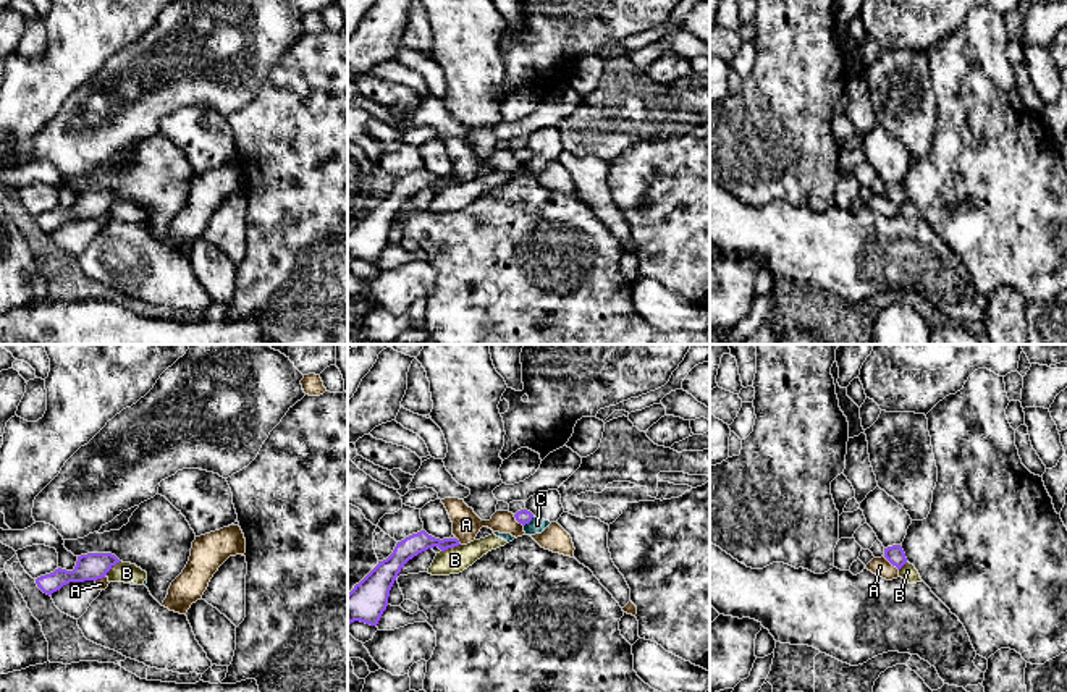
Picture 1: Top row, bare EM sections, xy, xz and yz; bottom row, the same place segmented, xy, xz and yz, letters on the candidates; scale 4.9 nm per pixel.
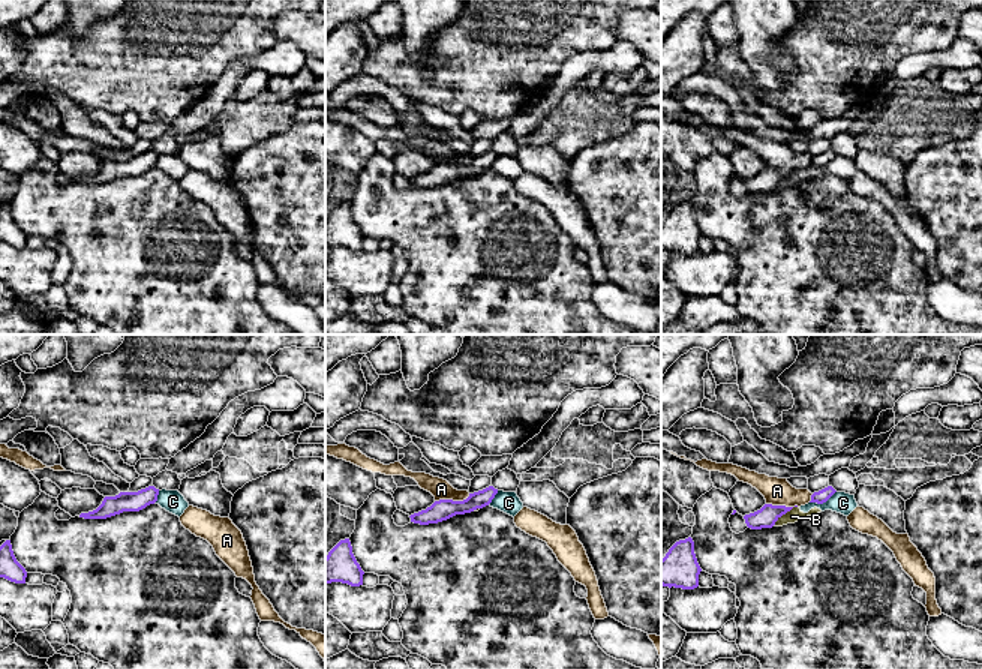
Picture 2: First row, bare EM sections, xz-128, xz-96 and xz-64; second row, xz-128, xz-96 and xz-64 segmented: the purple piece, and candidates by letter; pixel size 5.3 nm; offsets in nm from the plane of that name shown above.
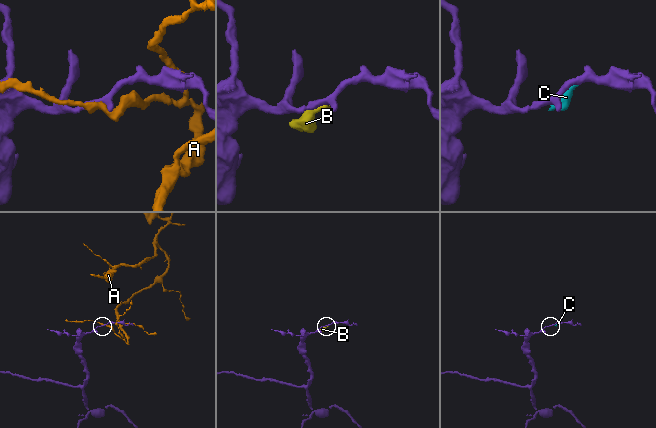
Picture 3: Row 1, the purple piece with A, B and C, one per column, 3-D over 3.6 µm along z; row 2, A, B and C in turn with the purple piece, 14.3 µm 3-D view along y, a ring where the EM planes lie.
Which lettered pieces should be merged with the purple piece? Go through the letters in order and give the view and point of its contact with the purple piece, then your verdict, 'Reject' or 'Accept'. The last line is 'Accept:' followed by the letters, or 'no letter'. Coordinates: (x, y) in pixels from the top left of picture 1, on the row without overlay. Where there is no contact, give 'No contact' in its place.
A: Touches purple at yz (891, 201). Reject
B: Touches purple at xz (450, 185). Reject
C: Touches purple at xz (529, 159). Reject
Accept: no letter

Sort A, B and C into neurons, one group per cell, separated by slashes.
A / B C

